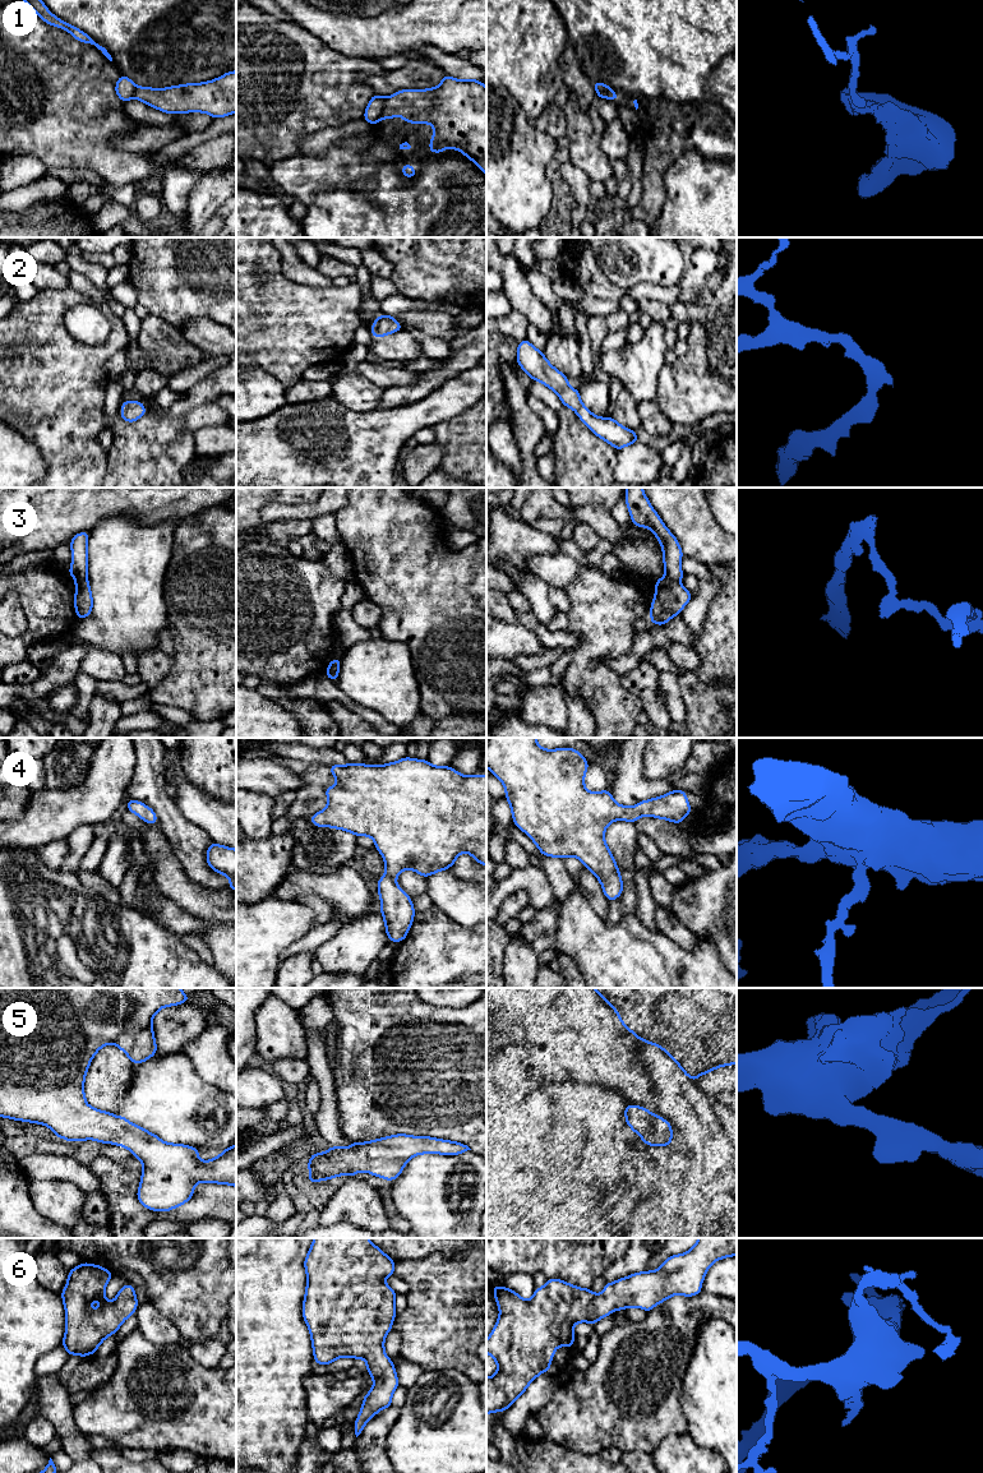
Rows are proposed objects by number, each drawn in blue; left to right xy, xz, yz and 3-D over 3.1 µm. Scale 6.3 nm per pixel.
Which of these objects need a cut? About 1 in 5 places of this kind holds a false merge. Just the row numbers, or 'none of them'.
1, 3

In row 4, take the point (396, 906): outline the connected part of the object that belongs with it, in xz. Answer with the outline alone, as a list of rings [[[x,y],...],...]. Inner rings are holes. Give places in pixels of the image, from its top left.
[[[403,757],[400,761],[391,762],[387,765],[378,765],[378,766],[369,766],[365,763],[347,763],[345,766],[332,765],[328,766],[332,775],[337,780],[336,786],[329,786],[324,789],[328,804],[320,812],[313,814],[309,819],[317,827],[332,827],[337,830],[345,830],[354,835],[359,836],[370,836],[375,842],[375,849],[382,854],[384,864],[386,864],[386,873],[383,877],[378,879],[378,888],[377,892],[380,896],[380,913],[384,919],[386,933],[391,942],[402,942],[414,920],[415,908],[411,902],[411,897],[397,885],[396,878],[402,871],[415,871],[420,876],[429,877],[439,871],[446,871],[452,867],[461,853],[467,853],[474,856],[474,859],[481,864],[486,865],[486,775],[472,775],[465,776],[457,772],[454,768],[449,766],[433,766],[429,763],[428,759],[415,759],[410,757]]]

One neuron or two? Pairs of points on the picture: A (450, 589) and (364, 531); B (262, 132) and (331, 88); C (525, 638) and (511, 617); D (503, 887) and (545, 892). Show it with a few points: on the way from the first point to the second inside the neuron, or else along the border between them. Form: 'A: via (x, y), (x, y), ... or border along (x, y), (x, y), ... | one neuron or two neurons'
A: via (428, 583), (386, 541) | one neuron
B: via (278, 124), (314, 91) | one neuron
C: border along (499, 619), (516, 622) | two neurons
D: via (513, 883), (535, 885) | one neuron

